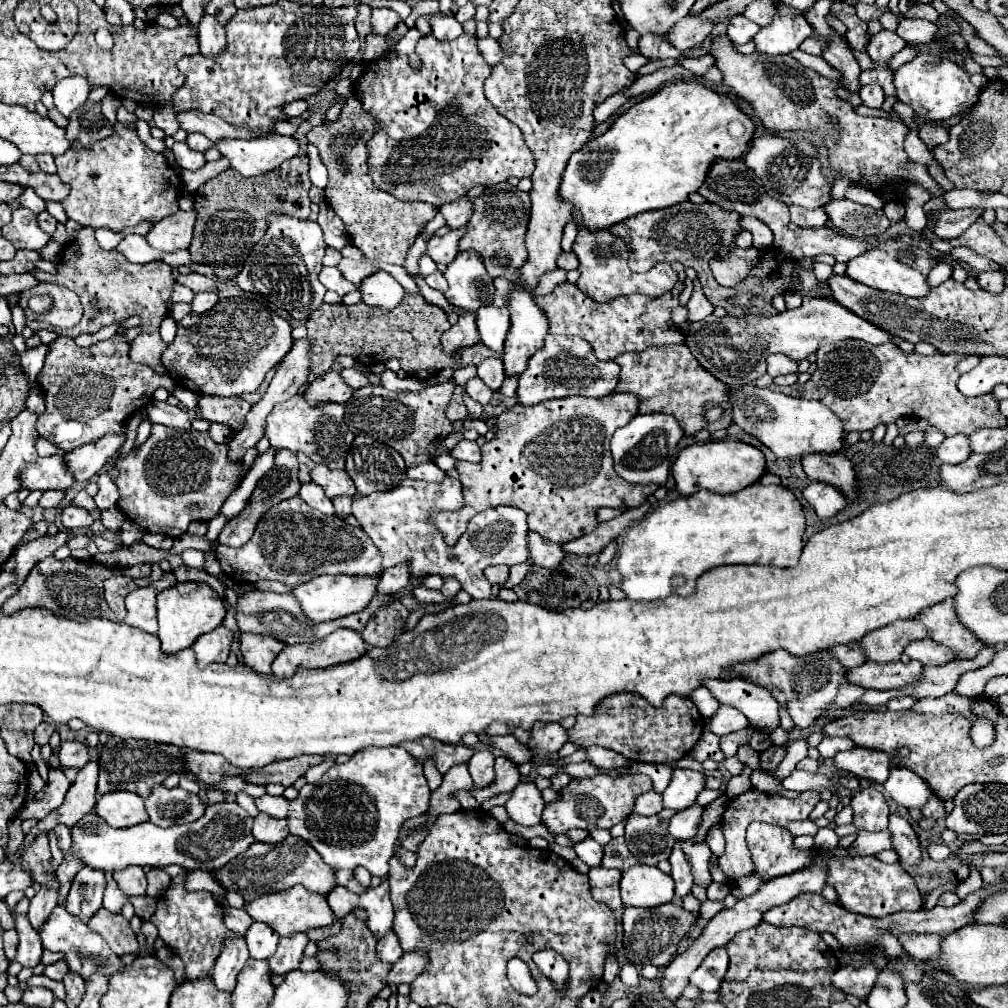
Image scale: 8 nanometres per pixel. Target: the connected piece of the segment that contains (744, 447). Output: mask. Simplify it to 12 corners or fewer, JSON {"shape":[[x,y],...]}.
{"shape":[[734,440],[688,446],[672,466],[682,496],[738,492],[766,472]]}

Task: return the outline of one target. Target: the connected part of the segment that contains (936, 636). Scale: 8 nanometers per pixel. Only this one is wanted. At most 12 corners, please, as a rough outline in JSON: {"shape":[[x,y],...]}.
{"shape":[[952,598],[922,610],[918,620],[956,660],[974,658],[984,644],[958,622]]}

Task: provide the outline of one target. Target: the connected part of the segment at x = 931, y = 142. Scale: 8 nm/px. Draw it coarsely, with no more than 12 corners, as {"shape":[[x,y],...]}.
{"shape":[[920,124],[920,138],[928,148],[948,142],[948,128]]}

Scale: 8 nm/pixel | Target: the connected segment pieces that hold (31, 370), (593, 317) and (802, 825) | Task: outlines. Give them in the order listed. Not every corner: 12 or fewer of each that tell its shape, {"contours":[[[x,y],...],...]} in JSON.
{"contours":[[[48,346],[20,354],[20,366],[30,382],[42,370]],[[562,282],[536,302],[550,334],[600,360],[684,342],[670,320],[684,284],[606,304]],[[810,820],[790,824],[794,836],[810,834],[816,836],[818,826]]]}

